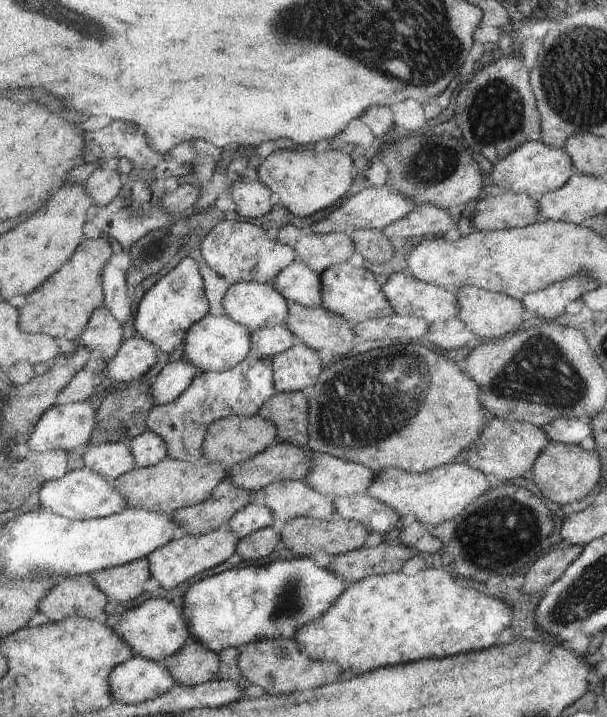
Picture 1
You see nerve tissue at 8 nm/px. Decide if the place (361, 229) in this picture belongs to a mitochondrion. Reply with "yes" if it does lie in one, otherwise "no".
no

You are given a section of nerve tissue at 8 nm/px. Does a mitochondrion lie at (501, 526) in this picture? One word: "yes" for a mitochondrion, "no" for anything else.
yes

